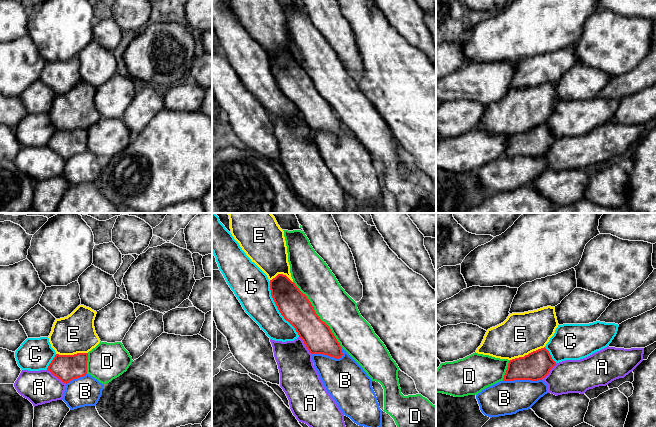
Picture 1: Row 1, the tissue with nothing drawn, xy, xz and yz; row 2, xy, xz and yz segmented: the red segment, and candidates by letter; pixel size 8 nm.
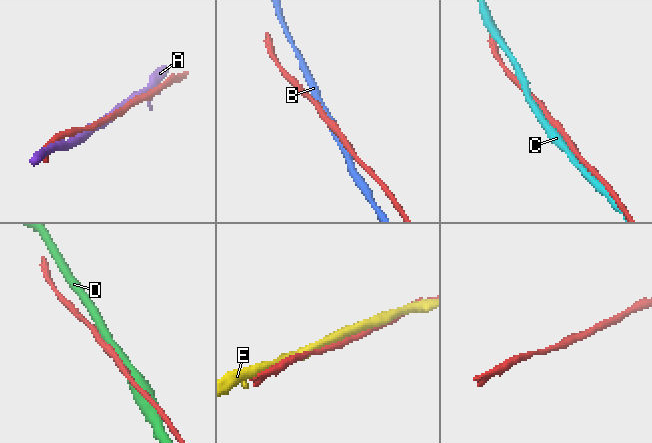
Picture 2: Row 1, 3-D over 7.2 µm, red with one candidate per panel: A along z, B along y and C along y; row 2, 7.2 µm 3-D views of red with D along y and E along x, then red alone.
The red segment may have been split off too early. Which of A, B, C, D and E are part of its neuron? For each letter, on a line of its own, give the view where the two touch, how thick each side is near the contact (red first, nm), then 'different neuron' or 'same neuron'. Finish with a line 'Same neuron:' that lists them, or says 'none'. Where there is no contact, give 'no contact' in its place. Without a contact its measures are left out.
A: meets red in xy; 200 nm thick on the red side, 280 nm on the other; different neuron
B: meets red in xz; 240 nm thick on the red side, 340 nm on the other; different neuron
C: meets red in xz; 240 nm thick on the red side, 280 nm on the other; different neuron
D: meets red in xz; 240 nm thick on the red side, 300 nm on the other; different neuron
E: meets red in yz; 220 nm thick on the red side, 340 nm on the other; same neuron
Same neuron: E

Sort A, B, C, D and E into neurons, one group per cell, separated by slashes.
A / B / C / D / E

